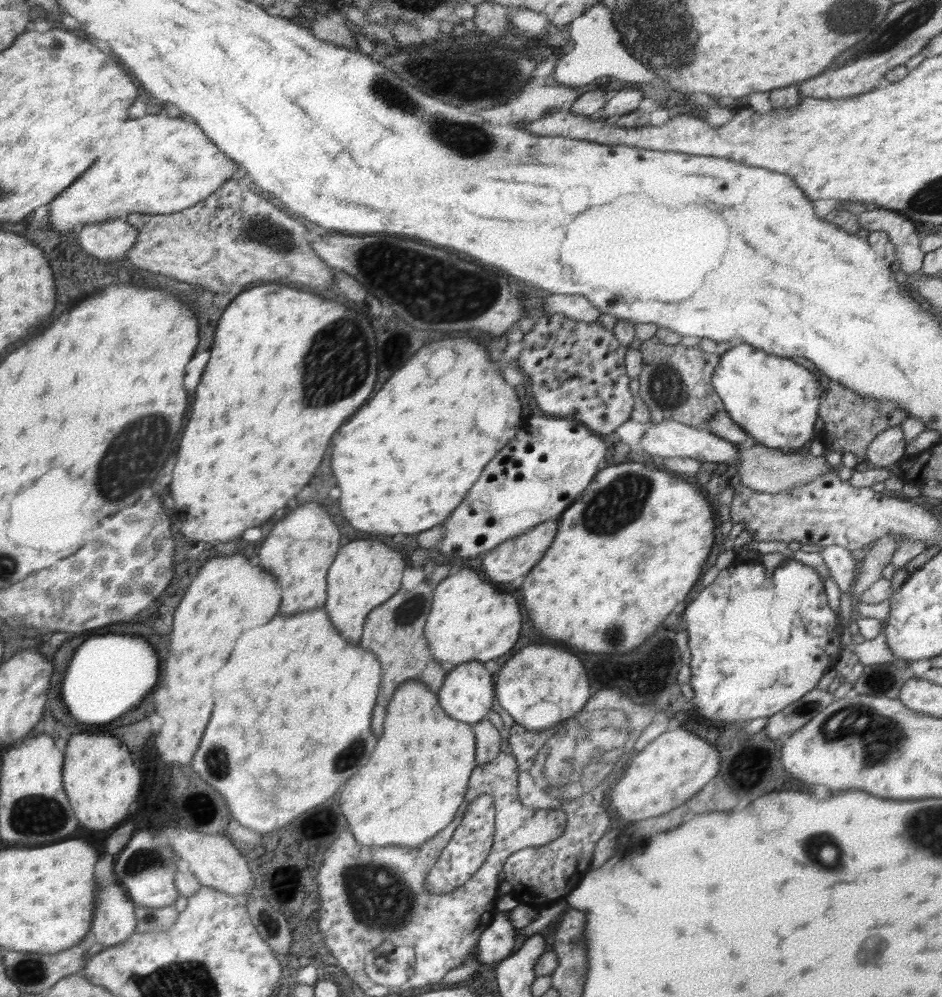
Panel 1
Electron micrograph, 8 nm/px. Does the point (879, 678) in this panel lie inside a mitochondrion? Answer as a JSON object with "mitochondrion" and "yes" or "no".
{"mitochondrion":"yes"}

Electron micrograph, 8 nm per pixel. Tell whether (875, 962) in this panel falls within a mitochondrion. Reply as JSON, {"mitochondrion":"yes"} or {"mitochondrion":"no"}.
{"mitochondrion":"yes"}

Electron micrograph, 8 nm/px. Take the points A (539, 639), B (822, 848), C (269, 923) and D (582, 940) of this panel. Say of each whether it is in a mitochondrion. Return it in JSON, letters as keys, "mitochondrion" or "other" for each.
{"A":"other","B":"mitochondrion","C":"mitochondrion","D":"other"}

